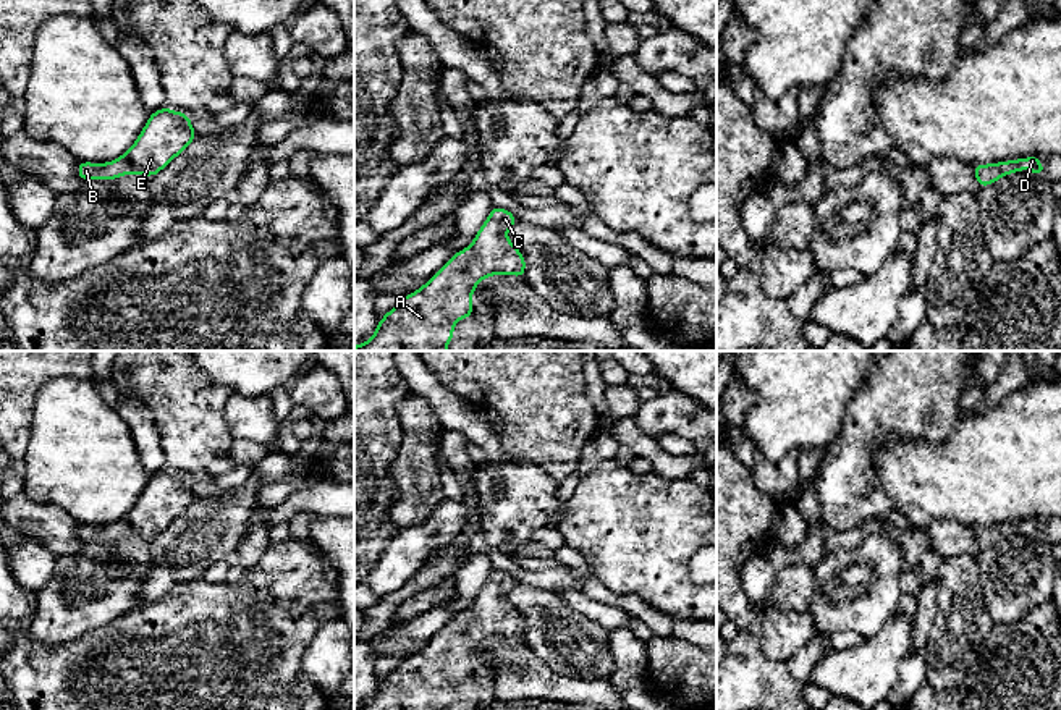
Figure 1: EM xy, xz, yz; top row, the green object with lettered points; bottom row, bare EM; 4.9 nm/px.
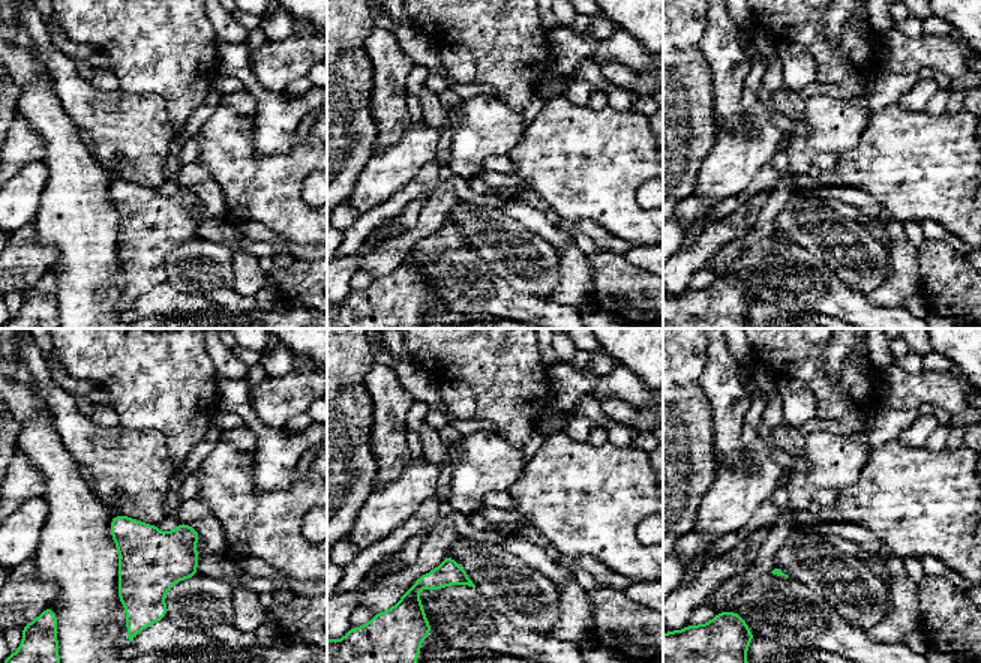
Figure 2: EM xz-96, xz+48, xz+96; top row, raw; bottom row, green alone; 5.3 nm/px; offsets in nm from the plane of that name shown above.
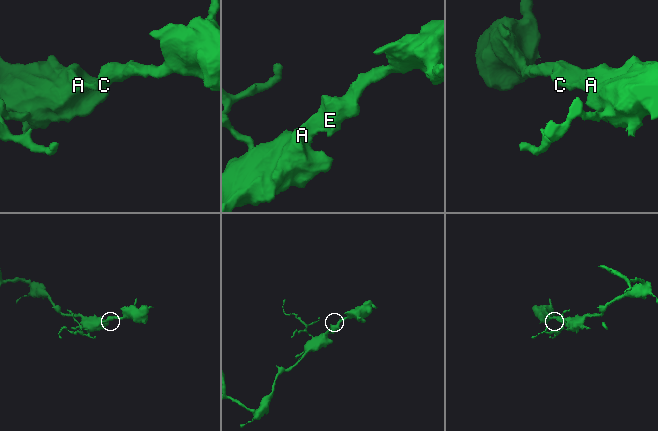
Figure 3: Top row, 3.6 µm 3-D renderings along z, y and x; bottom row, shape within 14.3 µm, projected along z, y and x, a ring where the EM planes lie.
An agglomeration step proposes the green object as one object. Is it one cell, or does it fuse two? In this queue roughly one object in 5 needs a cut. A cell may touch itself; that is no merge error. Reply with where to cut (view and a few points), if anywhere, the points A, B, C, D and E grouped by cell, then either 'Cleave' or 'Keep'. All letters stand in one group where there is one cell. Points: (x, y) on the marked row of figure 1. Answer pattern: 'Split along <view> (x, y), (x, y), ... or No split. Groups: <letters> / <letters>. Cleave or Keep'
No split. Groups: A B C D E. Keep

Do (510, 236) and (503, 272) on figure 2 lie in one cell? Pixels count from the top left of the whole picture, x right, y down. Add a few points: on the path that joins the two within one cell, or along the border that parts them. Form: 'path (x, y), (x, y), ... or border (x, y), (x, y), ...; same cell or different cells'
path (510, 245), (510, 263); same cell

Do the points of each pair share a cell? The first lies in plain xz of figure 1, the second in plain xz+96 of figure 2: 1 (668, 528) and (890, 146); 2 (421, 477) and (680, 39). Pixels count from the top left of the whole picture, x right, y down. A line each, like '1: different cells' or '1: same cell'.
1: same cell
2: different cells

